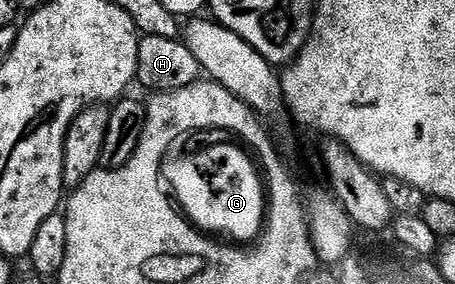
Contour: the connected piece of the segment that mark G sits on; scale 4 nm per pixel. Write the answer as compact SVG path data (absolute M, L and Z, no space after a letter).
M234 145L214 146L210 151L210 167L207 165L204 158L192 155L168 159L161 166L161 176L185 216L197 228L220 231L242 243L253 242L261 234L266 215L261 174L259 177L251 159Z

